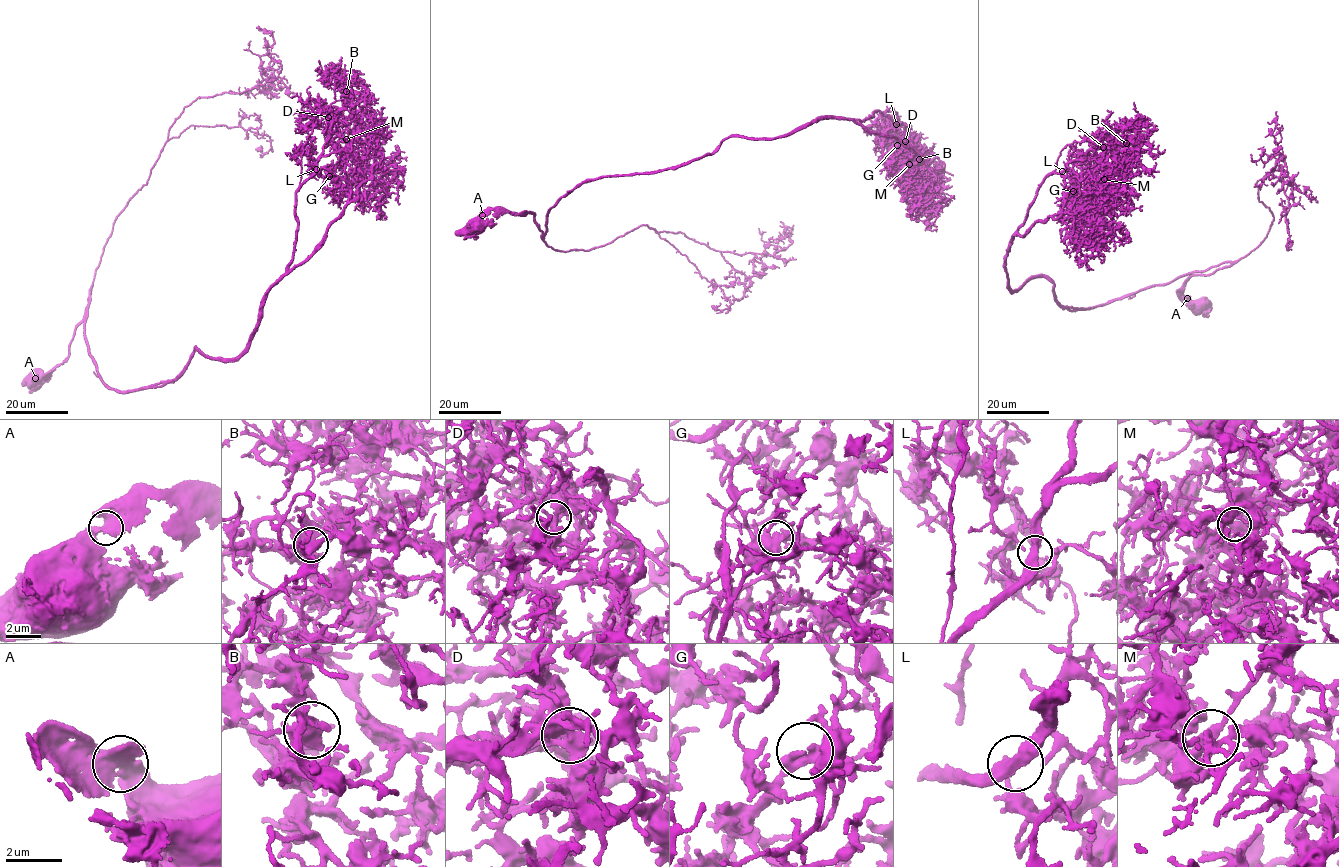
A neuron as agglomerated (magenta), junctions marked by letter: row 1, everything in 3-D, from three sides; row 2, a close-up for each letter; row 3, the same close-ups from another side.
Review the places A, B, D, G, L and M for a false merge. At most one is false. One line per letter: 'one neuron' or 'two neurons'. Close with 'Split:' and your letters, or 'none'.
A: one neuron
B: one neuron
D: one neuron
G: one neuron
L: one neuron
M: one neuron
Split: none

